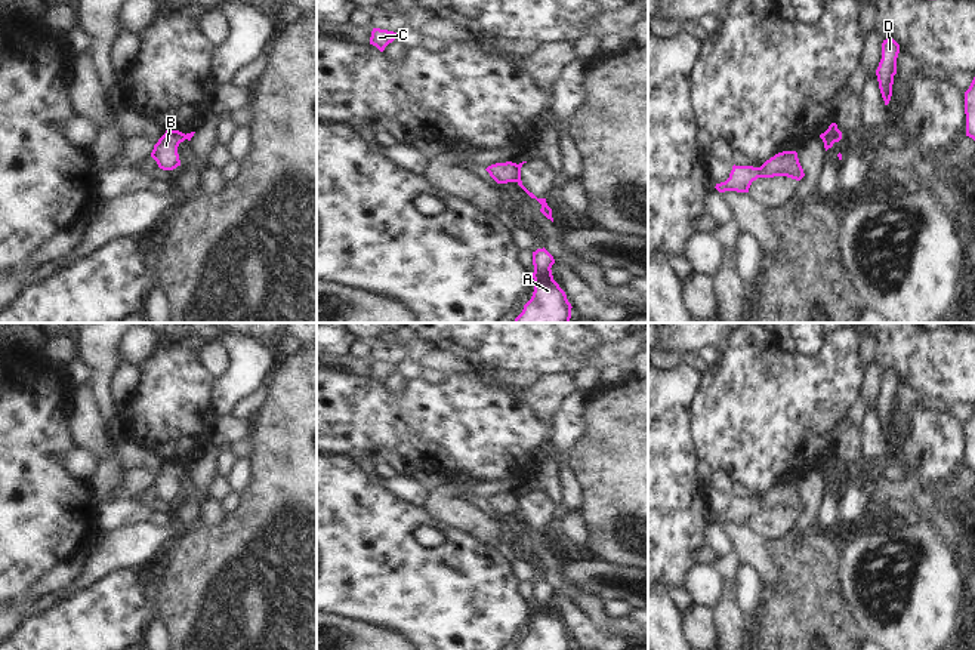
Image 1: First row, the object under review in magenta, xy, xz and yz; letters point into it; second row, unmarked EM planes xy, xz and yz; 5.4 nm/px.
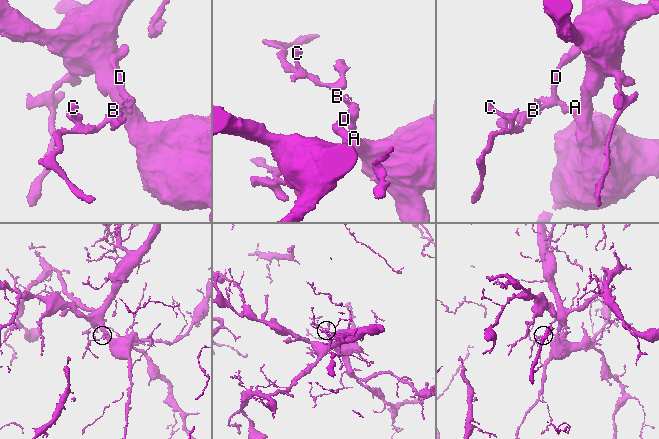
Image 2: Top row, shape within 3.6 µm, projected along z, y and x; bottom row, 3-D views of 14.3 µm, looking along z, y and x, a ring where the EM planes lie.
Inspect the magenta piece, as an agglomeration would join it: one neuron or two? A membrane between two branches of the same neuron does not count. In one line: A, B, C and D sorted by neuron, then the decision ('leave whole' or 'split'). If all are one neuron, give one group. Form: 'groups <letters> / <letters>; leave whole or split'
groups A D / B C; split

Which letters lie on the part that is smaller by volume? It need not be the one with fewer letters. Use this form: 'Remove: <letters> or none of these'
Remove: B, C

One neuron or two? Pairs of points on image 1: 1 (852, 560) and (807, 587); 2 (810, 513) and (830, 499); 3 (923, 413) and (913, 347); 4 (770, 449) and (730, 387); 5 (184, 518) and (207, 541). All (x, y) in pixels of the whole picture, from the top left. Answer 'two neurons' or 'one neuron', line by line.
1: two neurons
2: two neurons
3: two neurons
4: one neuron
5: two neurons

